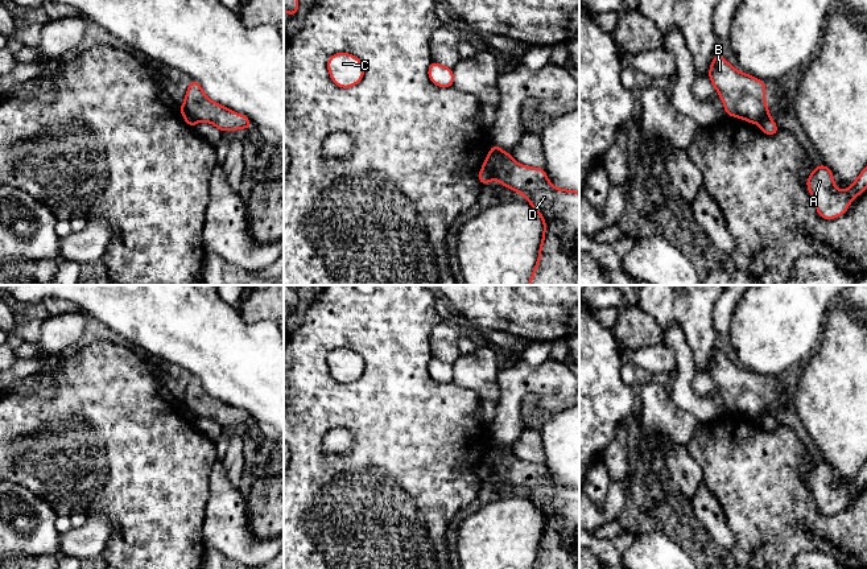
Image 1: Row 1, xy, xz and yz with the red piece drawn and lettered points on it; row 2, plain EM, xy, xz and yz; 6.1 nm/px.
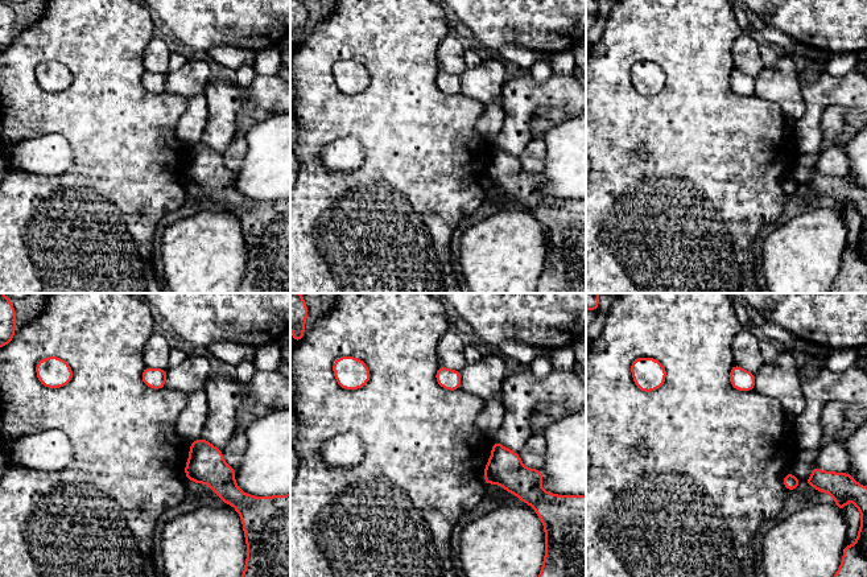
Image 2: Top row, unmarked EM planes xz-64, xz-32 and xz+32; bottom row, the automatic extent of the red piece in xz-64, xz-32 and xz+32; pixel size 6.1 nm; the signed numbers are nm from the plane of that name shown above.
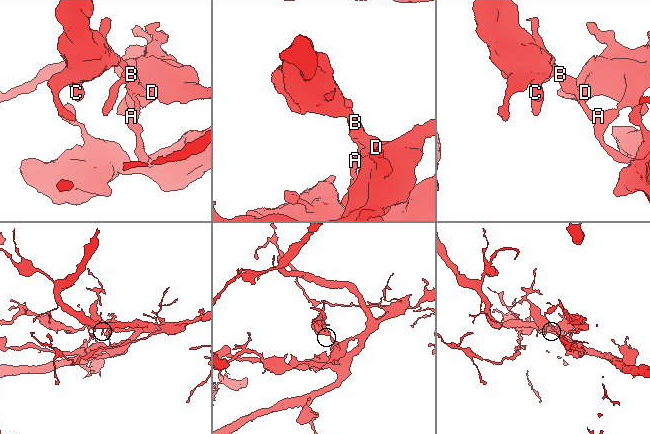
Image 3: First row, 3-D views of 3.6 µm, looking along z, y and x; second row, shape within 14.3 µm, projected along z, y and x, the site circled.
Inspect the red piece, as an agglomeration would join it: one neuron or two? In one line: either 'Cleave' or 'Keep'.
Cleave

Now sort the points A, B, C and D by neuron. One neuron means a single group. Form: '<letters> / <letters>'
A / B C D

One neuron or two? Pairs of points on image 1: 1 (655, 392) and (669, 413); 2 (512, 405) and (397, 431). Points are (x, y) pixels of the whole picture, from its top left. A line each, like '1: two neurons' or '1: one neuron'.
1: one neuron
2: two neurons

